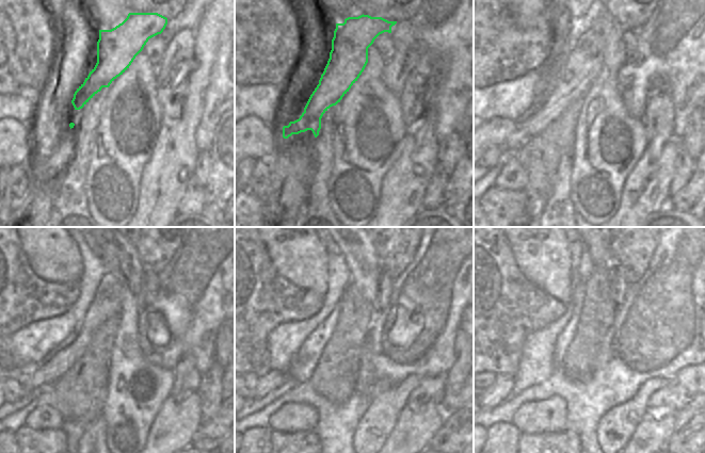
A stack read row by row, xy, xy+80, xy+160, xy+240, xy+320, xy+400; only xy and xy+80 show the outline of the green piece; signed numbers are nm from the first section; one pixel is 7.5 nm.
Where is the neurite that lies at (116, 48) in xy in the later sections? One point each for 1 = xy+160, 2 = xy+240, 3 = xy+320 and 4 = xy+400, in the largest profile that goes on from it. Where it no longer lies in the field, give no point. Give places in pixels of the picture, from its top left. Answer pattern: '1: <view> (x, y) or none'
1: xy+160 (582, 63)
2: xy+240 (34, 376)
3: xy+320 (272, 379)
4: xy+400 (502, 385)

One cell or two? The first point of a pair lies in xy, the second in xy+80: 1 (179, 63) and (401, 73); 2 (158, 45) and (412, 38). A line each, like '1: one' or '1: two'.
1: two
2: two

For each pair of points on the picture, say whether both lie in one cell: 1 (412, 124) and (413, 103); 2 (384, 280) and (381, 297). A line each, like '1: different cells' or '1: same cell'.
1: same cell
2: same cell

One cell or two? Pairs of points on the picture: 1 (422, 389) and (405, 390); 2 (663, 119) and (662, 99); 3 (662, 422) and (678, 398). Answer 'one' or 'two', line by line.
1: two
2: one
3: two

